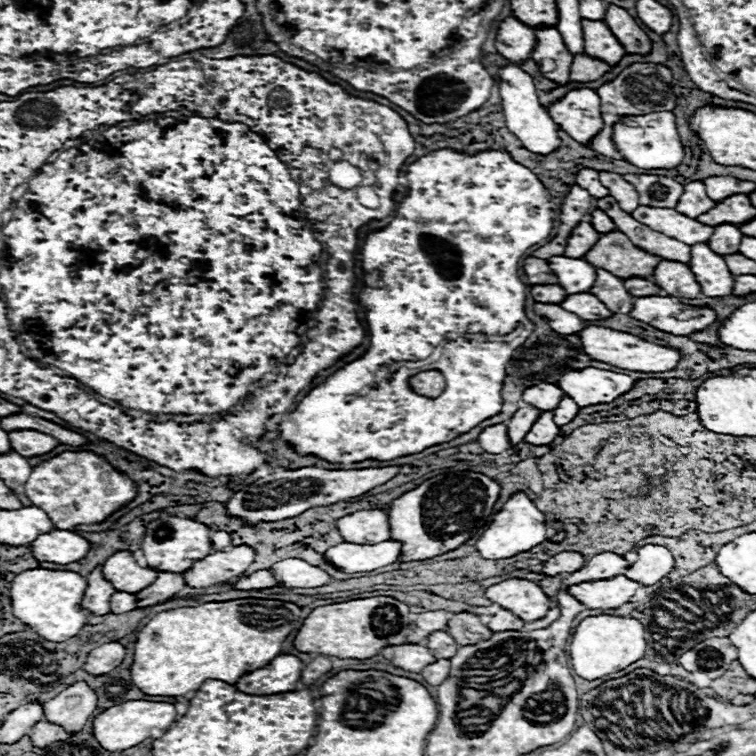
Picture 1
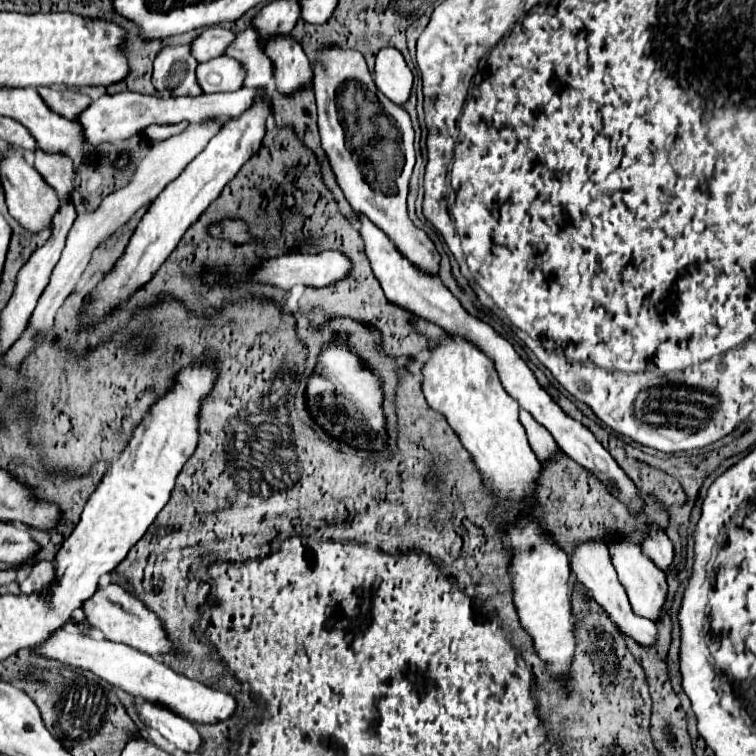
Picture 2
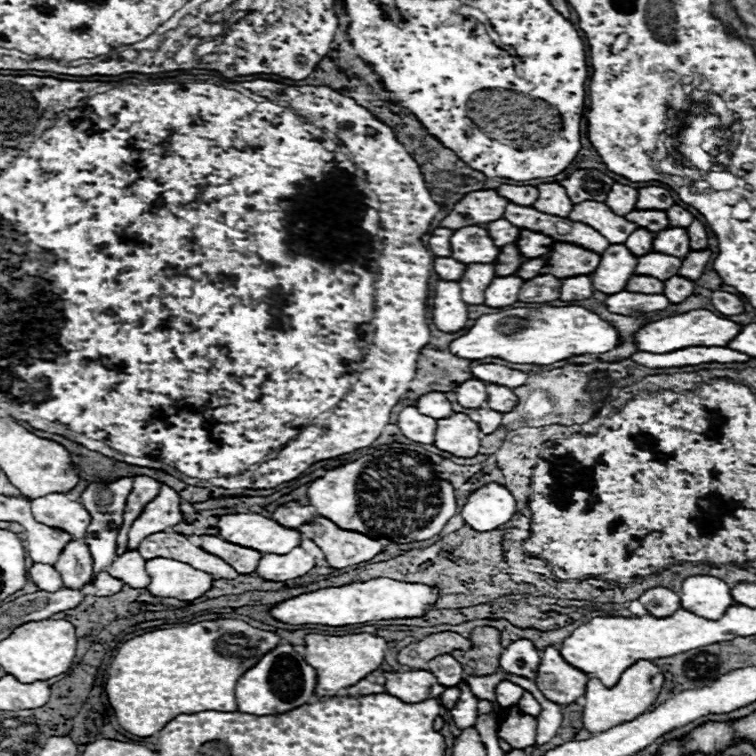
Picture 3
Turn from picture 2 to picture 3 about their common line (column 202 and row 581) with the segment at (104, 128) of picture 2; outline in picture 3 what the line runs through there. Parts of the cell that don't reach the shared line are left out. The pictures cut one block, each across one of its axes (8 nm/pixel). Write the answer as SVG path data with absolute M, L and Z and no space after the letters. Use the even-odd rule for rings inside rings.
M100 572L94 578L94 586L92 586L92 594L94 596L112 596L114 592L122 590L122 580L108 576L106 572Z

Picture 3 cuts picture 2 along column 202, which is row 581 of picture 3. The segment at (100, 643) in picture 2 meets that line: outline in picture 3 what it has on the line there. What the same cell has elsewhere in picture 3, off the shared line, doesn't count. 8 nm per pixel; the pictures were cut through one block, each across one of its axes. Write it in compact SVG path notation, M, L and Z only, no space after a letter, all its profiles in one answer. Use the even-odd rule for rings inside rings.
M690 576L682 584L680 592L682 608L708 618L718 620L724 616L726 608L734 604L734 598L730 594L730 586L716 578L716 576Z

